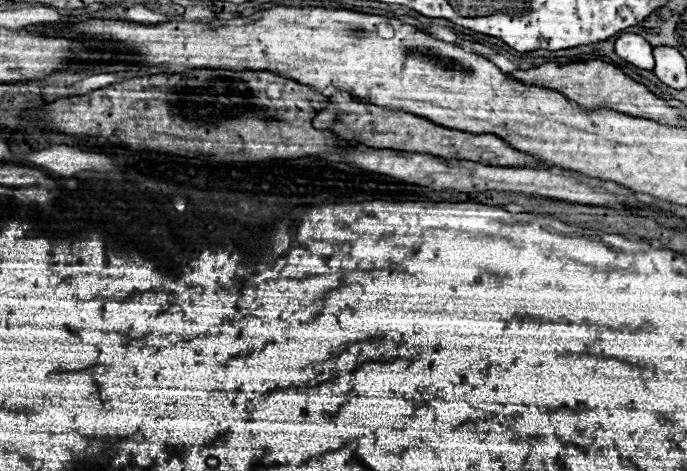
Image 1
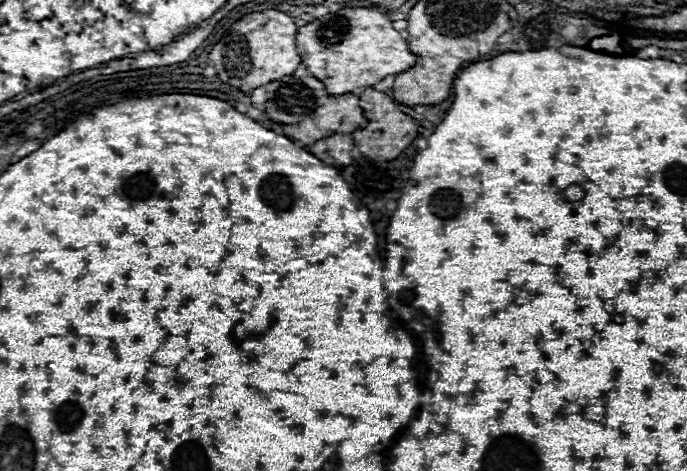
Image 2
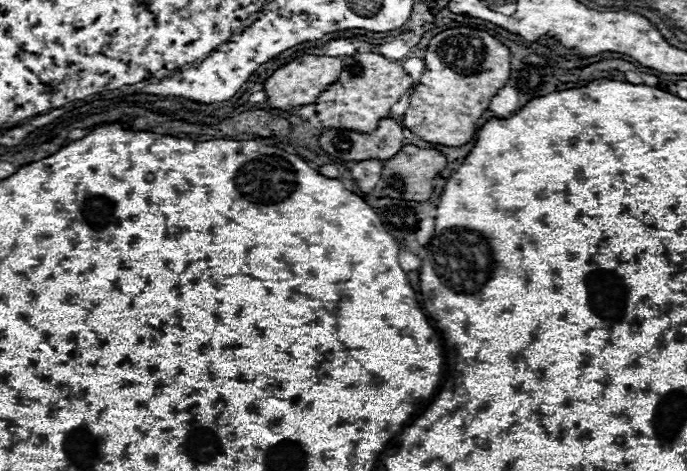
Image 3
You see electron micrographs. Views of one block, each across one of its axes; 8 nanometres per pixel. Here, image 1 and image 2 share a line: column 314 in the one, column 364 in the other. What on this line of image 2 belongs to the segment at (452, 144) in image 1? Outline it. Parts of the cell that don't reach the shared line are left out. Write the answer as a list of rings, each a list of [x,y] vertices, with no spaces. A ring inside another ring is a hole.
[[[282,76],[280,80],[274,80],[270,84],[264,86],[266,90],[266,114],[270,120],[274,122],[280,122],[280,124],[290,124],[294,128],[298,128],[300,134],[292,134],[296,136],[300,142],[304,142],[306,146],[308,144],[314,144],[316,140],[322,140],[330,134],[352,134],[354,130],[366,126],[366,118],[364,118],[364,112],[360,108],[360,98],[354,96],[354,94],[342,94],[342,96],[330,96],[326,92],[326,86],[322,86],[322,82],[318,82],[314,76]]]

